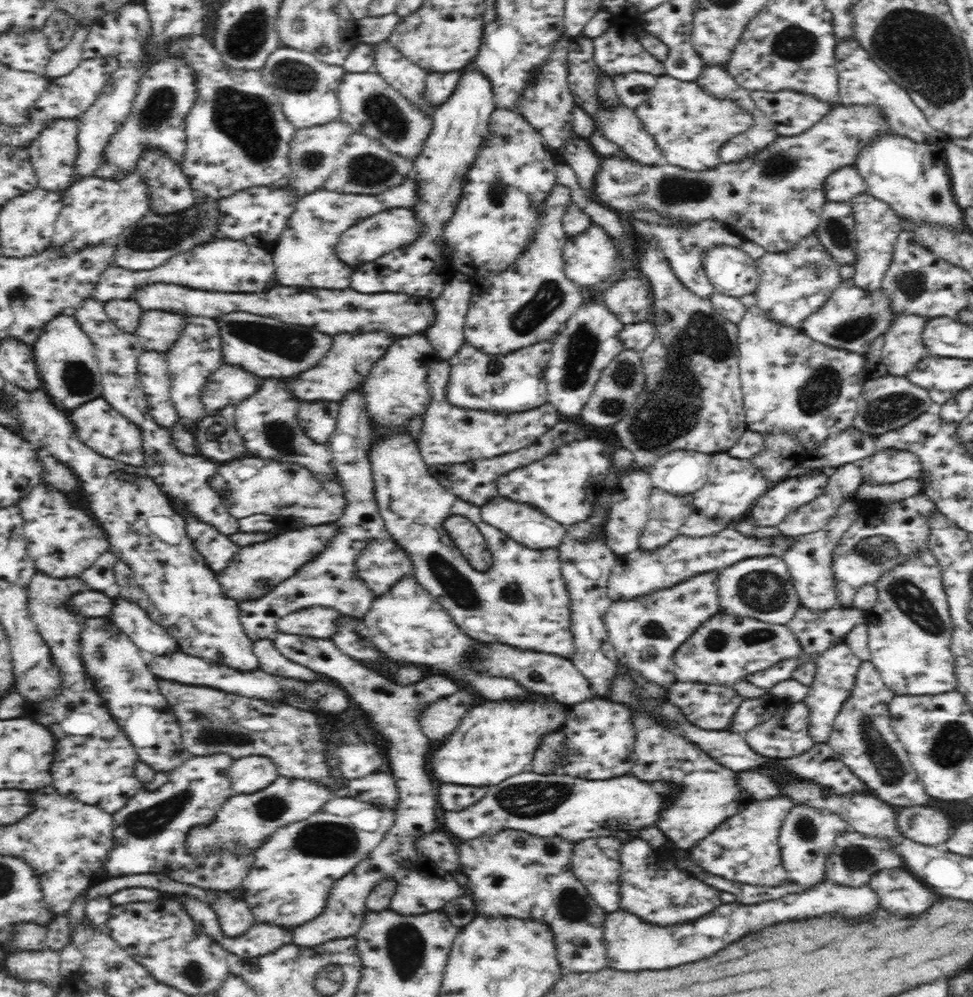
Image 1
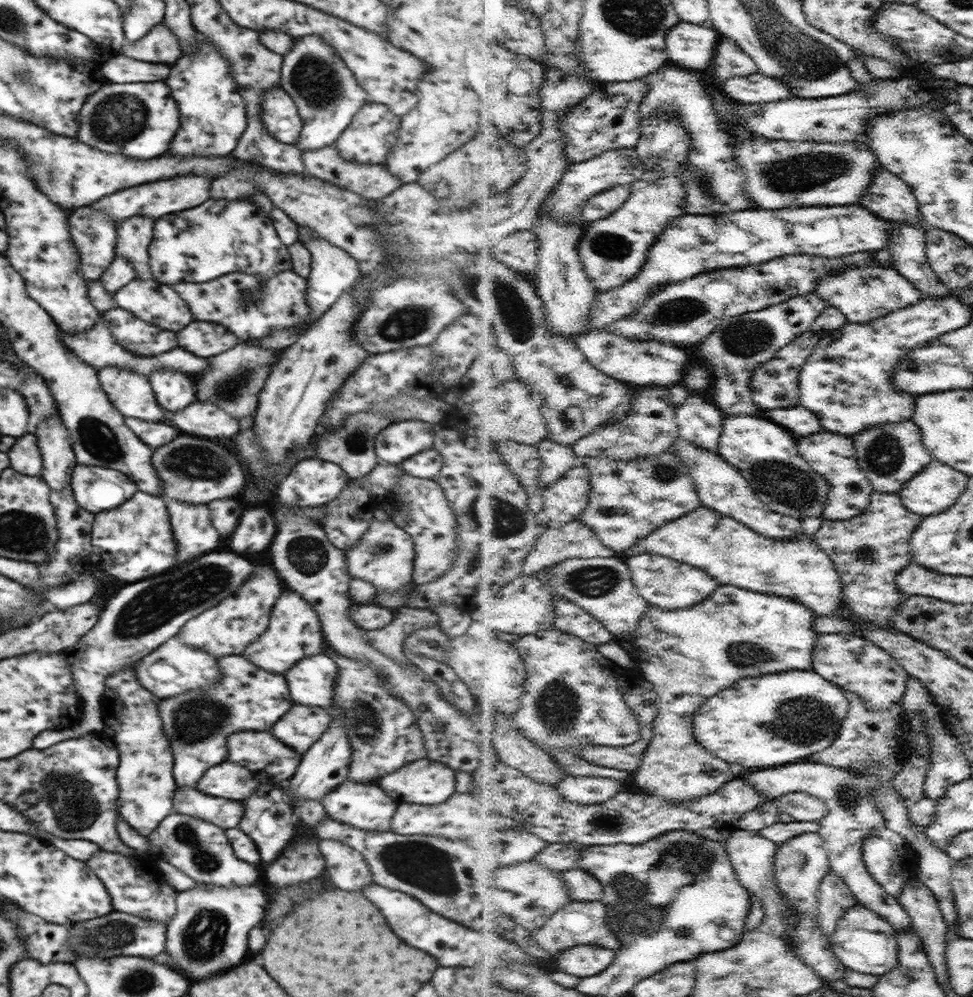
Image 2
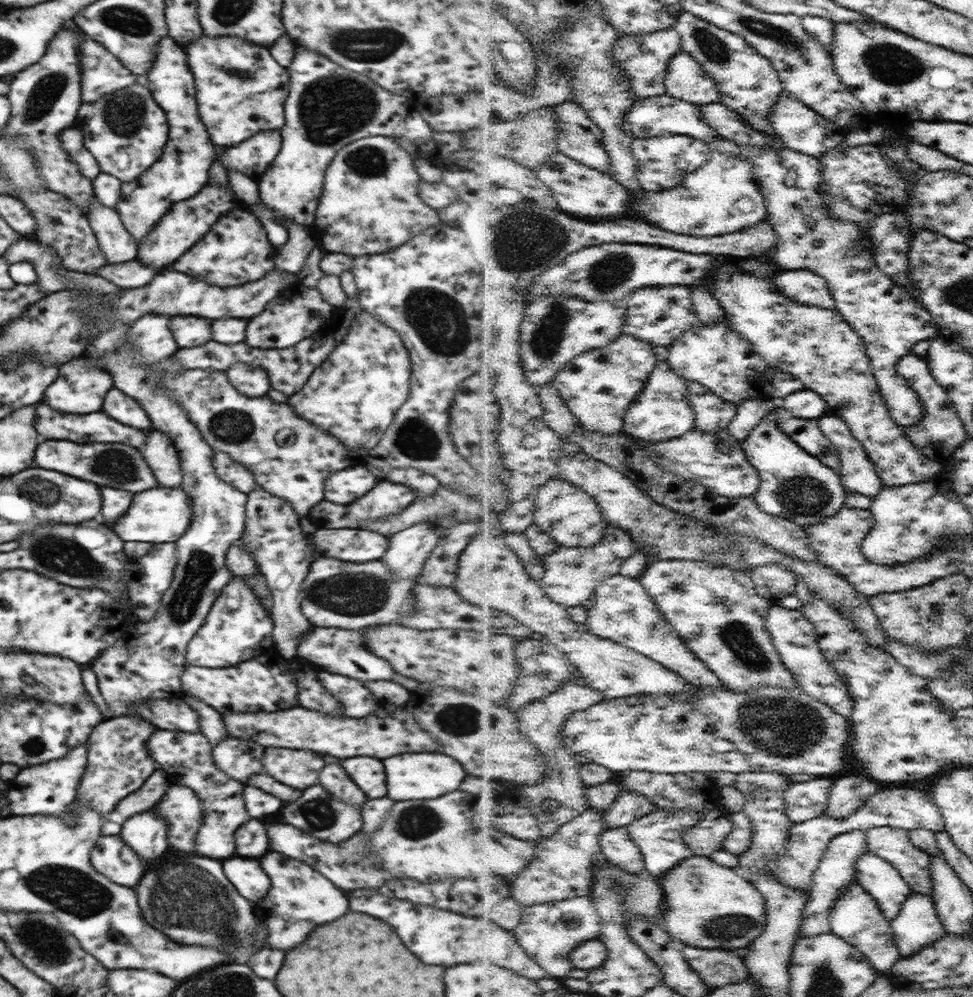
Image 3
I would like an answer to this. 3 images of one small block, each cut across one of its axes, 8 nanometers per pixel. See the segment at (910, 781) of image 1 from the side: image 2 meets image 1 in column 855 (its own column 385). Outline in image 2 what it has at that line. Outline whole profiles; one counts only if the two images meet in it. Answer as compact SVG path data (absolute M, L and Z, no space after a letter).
M329 645L324 646L323 653L338 664L333 704L328 709L330 714L335 714L334 709L342 709L343 716L346 717L345 727L352 745L352 760L347 779L360 783L376 783L380 776L402 768L406 762L424 758L426 745L422 732L415 724L414 714L404 700L392 696L384 672L376 670L370 660L348 658Z

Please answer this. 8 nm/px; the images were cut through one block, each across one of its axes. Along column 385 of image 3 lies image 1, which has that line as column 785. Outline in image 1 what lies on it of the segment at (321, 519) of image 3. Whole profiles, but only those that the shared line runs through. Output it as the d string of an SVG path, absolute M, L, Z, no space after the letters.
M818 472L808 476L796 476L790 480L780 480L770 488L770 492L761 496L747 516L756 526L777 527L780 520L790 512L820 496L828 479L829 474Z

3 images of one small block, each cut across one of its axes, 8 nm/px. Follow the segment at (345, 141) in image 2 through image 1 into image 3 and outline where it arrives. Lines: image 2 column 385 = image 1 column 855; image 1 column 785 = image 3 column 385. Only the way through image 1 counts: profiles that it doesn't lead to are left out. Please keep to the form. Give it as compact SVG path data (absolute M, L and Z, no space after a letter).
M369 136L366 138L360 138L360 140L355 140L344 146L344 148L340 148L336 153L336 156L332 159L332 162L328 164L328 168L326 168L324 186L322 194L320 195L318 208L315 212L315 225L313 227L314 230L321 232L319 242L327 249L327 252L341 253L351 256L352 258L362 257L363 255L386 253L387 251L390 251L391 248L402 246L402 244L405 244L410 238L421 234L424 229L437 226L442 222L445 215L426 205L426 203L420 198L418 184L420 184L421 178L416 170L415 159L415 156L408 154L408 152L402 150L402 148L398 146L398 140L394 140L394 138L386 138L386 136Z

